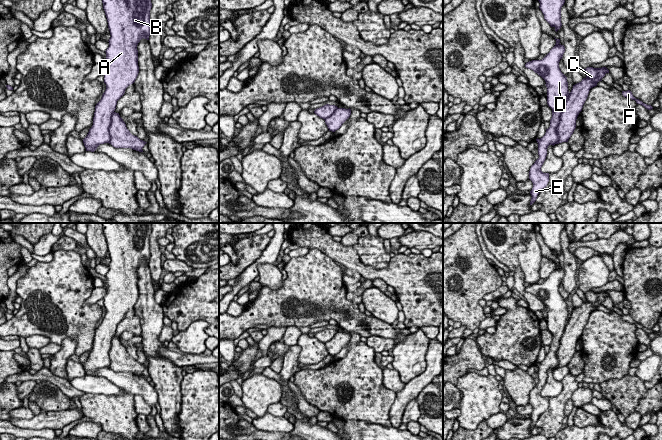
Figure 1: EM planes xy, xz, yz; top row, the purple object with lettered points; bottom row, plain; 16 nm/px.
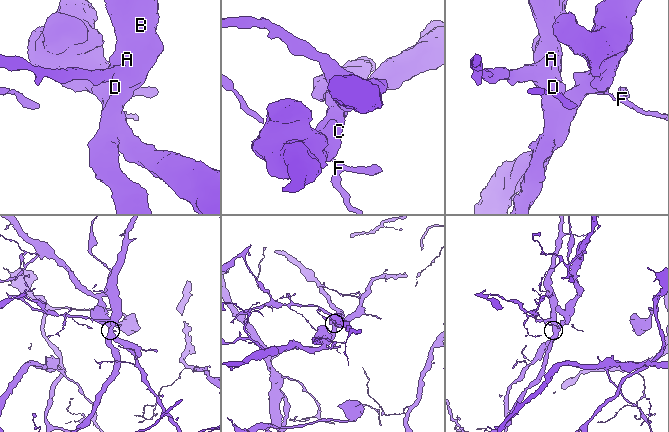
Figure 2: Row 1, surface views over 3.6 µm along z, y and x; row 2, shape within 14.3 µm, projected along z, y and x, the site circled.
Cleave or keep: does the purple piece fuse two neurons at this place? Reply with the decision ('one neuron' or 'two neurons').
two neurons

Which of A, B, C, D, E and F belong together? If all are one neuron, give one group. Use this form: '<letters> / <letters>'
A B D E / C F

